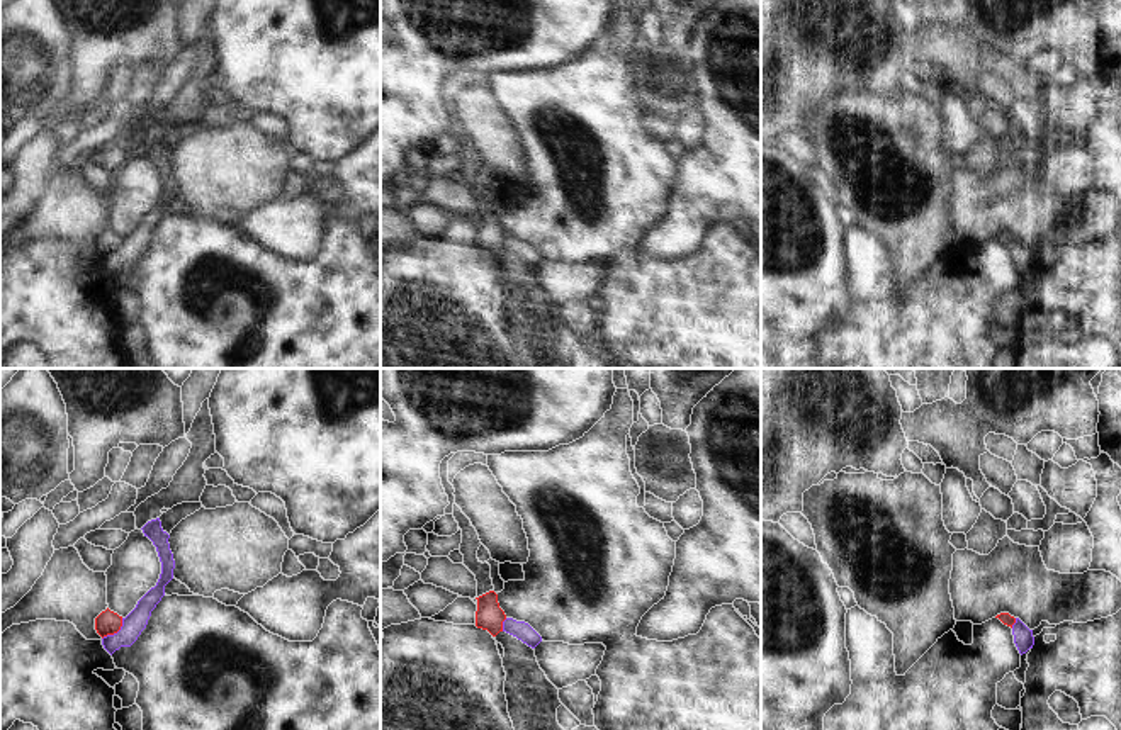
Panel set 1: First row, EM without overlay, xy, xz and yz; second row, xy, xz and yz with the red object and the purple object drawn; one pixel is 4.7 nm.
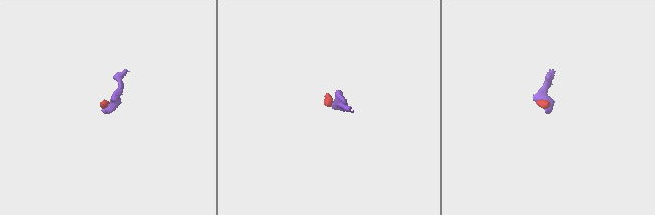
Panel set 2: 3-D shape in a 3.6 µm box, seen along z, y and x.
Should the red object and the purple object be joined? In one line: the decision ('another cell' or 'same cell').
another cell

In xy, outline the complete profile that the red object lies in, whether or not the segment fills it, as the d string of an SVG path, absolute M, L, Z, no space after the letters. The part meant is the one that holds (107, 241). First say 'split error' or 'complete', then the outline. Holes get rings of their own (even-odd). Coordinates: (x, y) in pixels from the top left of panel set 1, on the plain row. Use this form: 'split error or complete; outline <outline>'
complete; outline M109 227L95 238L95 250L102 258L117 253L121 246L122 236L110 231Z

